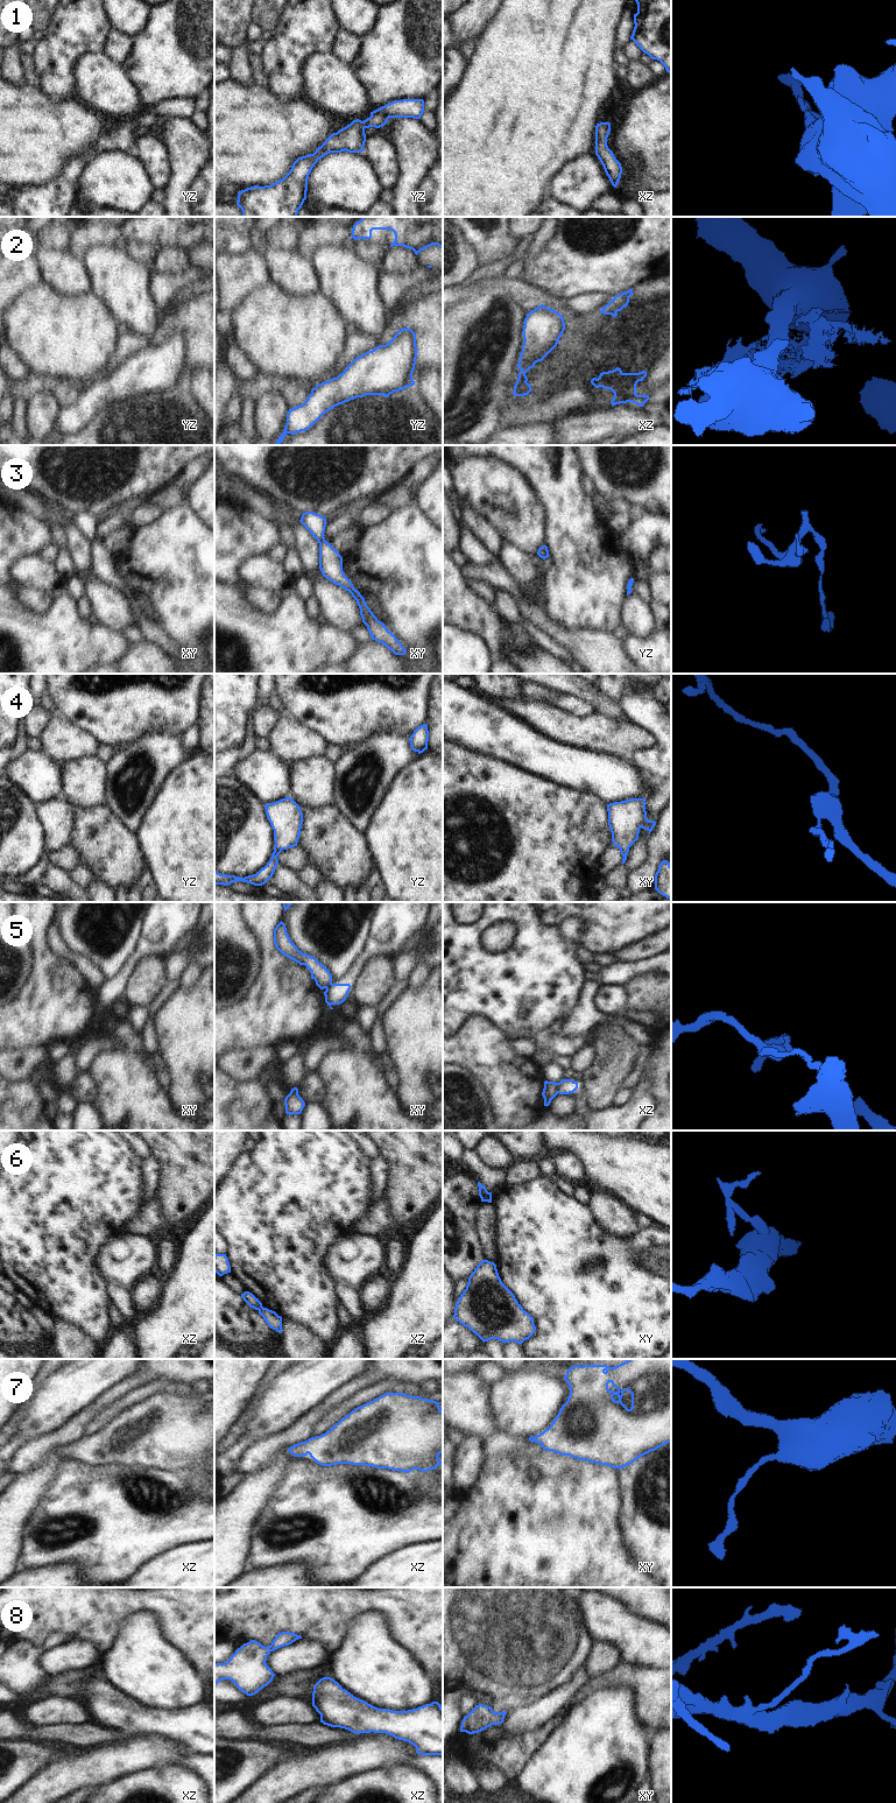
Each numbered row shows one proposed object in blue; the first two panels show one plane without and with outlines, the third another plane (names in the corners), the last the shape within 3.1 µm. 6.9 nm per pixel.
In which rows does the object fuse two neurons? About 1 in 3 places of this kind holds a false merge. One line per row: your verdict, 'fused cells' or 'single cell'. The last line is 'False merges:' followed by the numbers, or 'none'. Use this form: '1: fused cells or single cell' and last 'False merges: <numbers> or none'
1: single cell
2: fused cells
3: single cell
4: single cell
5: fused cells
6: fused cells
7: single cell
8: single cell
False merges: 2, 5, 6

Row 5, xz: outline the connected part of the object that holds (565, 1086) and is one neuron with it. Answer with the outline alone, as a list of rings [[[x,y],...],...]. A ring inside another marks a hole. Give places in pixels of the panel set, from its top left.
[[[562,1079],[557,1085],[557,1092],[559,1094],[570,1094],[577,1091],[578,1082],[573,1082],[572,1079]]]

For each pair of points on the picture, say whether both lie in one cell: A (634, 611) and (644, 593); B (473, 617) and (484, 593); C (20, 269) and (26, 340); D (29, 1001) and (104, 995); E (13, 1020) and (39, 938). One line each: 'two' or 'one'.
A: two
B: two
C: two
D: two
E: one

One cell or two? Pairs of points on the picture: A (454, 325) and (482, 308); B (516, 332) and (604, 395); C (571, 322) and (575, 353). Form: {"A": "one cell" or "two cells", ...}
{"A": "one cell", "B": "two cells", "C": "two cells"}

